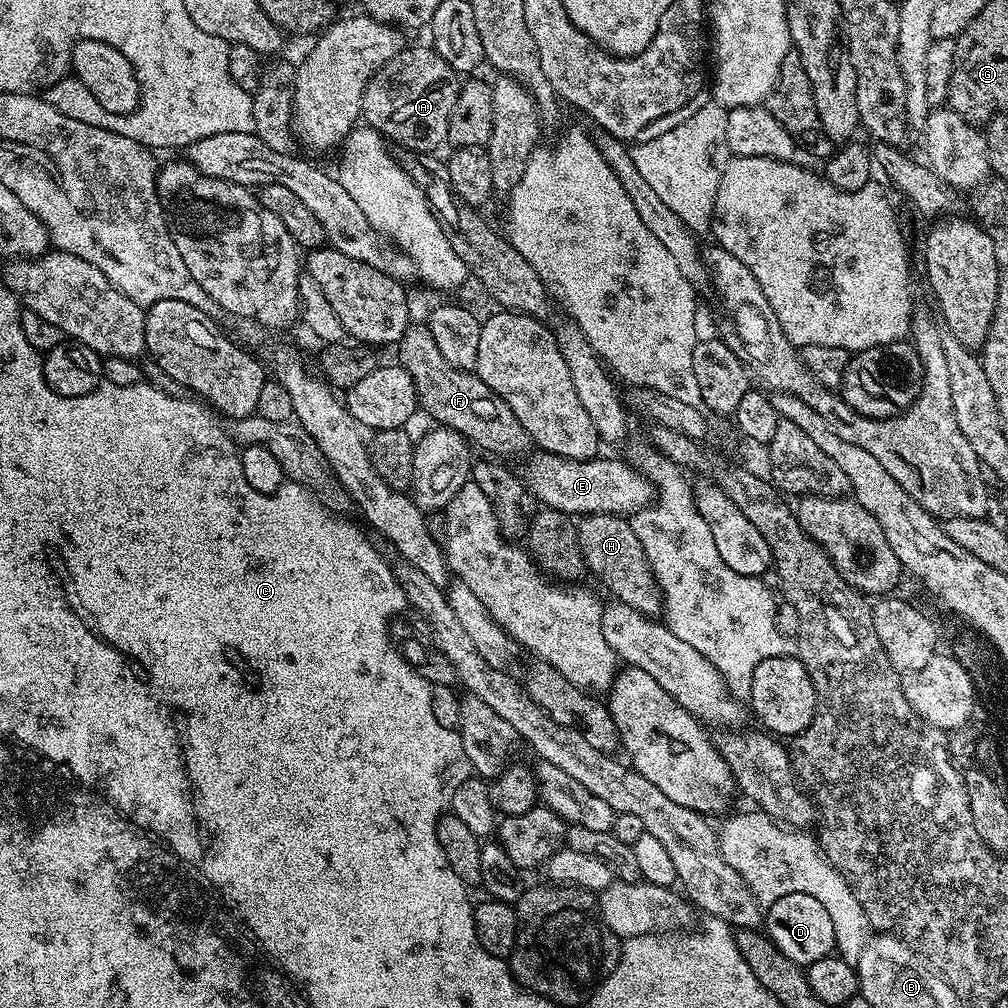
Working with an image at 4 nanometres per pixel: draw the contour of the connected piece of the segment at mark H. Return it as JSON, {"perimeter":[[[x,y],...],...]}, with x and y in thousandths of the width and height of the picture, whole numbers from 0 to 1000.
{"perimeter":[[[586,508],[572,519],[571,525],[580,564],[588,567],[611,590],[608,592],[614,598],[633,605],[638,611],[654,612],[659,602],[659,590],[651,579],[641,546],[637,546],[637,538],[633,538],[633,530],[629,530],[626,515]]]}

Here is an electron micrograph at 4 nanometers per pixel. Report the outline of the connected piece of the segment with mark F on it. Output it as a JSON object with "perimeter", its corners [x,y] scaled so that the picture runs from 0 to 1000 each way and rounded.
{"perimeter":[[[406,320],[401,334],[397,336],[395,348],[397,364],[409,373],[416,404],[420,408],[422,405],[433,416],[430,418],[434,422],[457,429],[473,445],[481,444],[489,448],[484,450],[492,454],[504,454],[500,452],[508,452],[511,448],[526,444],[524,429],[518,419],[510,415],[510,407],[506,407],[506,403],[502,403],[502,399],[498,399],[498,395],[490,391],[490,387],[486,387],[486,383],[482,383],[482,379],[478,379],[471,368],[460,369],[457,365],[446,363],[446,359],[438,355],[424,320]]]}

